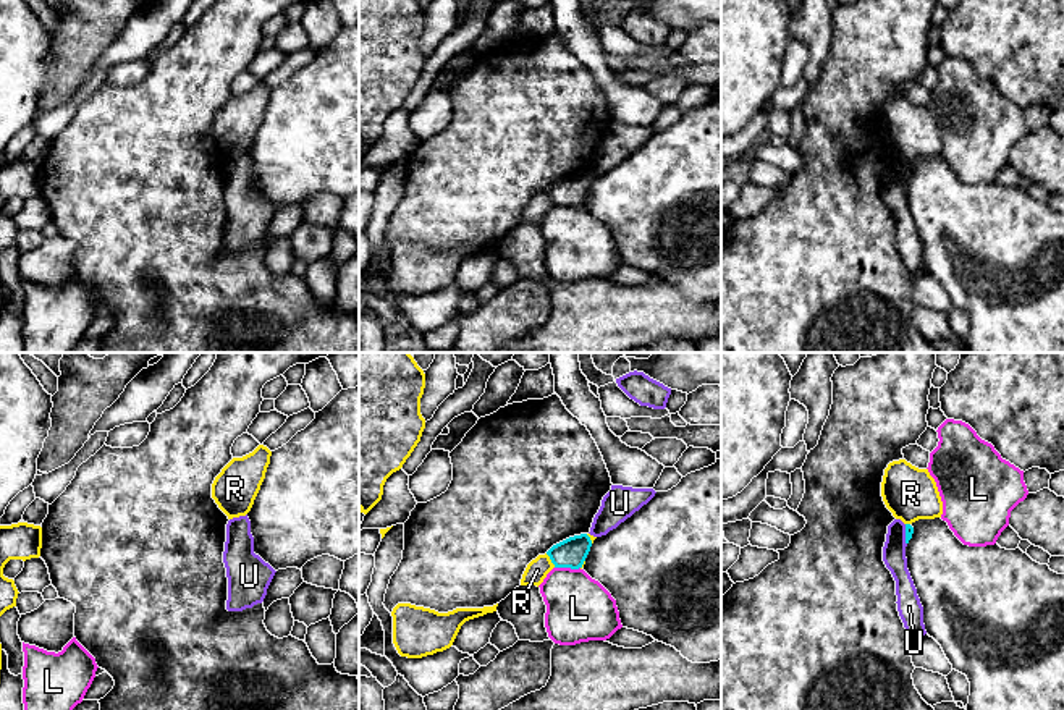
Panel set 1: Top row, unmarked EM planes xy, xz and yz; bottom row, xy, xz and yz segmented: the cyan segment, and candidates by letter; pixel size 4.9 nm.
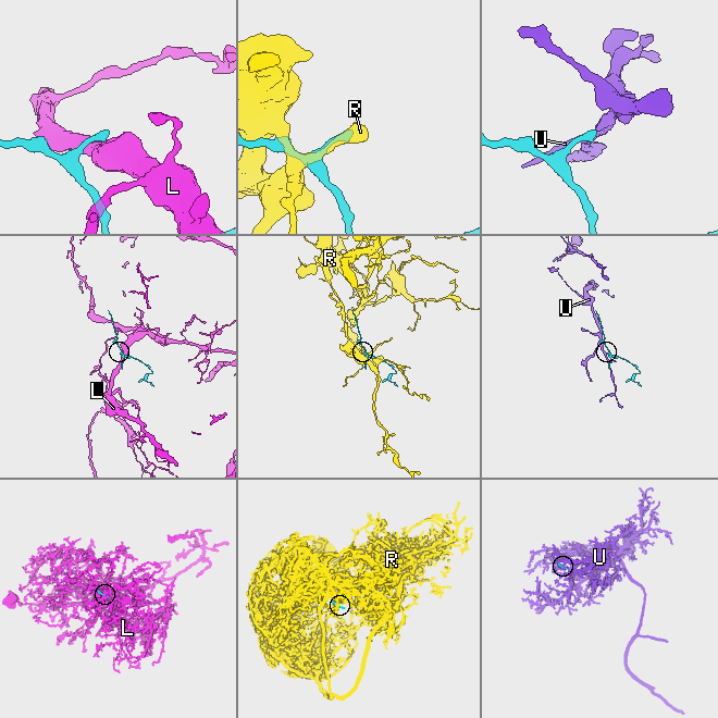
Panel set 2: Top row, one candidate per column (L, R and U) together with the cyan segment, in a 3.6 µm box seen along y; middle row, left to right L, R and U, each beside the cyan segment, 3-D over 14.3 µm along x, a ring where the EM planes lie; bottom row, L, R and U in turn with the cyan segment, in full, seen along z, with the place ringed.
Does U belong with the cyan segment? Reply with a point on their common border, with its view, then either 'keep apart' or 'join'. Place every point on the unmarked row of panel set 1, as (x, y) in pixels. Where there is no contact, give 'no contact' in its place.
meets cyan in yz at (906, 172); keep apart

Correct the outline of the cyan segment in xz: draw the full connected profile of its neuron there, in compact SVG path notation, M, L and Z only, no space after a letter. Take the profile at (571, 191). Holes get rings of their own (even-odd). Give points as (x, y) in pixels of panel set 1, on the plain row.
M581 171L553 183L547 192L550 194L555 205L579 207L582 205L590 184L590 175L587 171Z

